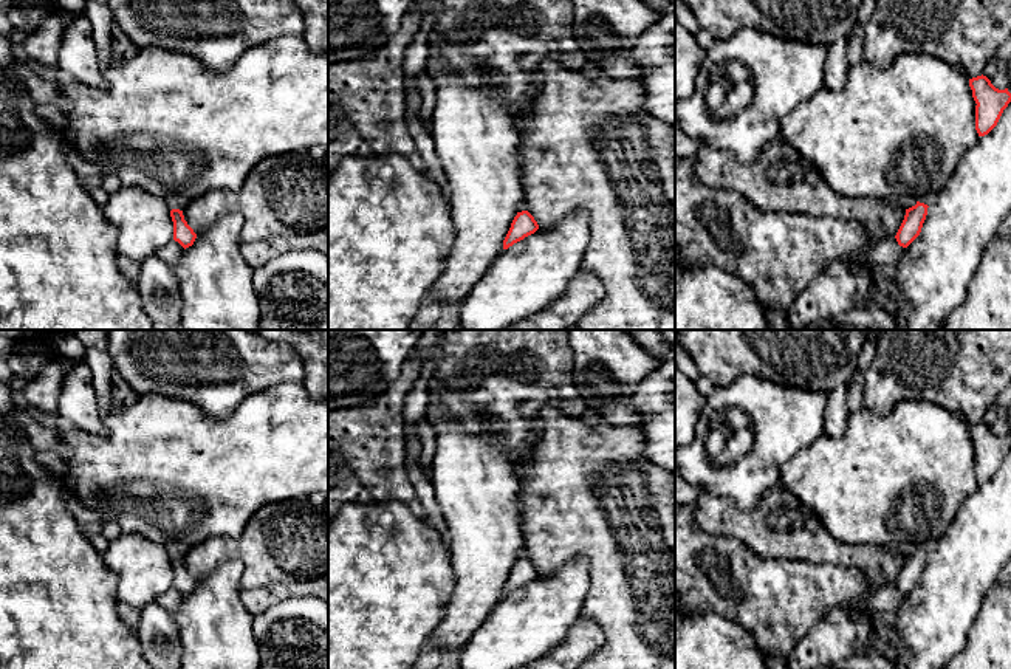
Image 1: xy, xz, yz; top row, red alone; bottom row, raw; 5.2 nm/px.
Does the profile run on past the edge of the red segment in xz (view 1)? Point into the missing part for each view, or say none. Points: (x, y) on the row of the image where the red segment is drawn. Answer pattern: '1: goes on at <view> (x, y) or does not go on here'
1: does not go on here

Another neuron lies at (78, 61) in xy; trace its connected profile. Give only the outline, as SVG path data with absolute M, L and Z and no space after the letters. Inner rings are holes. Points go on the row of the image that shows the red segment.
M82 11L73 14L62 34L57 68L62 77L73 82L96 88L105 87L102 67L96 56L93 29Z

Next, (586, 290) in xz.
M579 269L565 293L548 308L505 330L567 330L576 325L604 296L604 282L591 271Z

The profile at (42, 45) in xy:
M51 5L51 12L39 28L26 34L22 51L26 57L40 65L57 68L59 45L62 34L71 22L74 12L65 12Z

